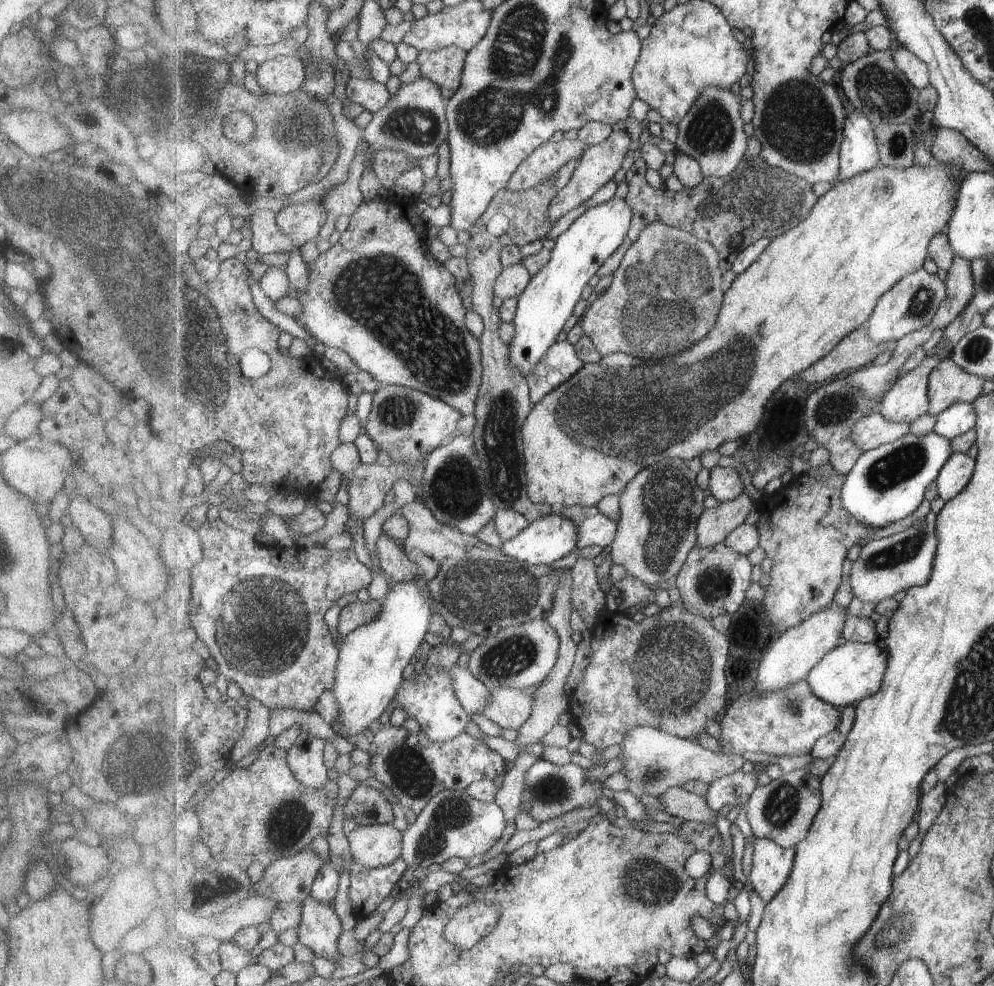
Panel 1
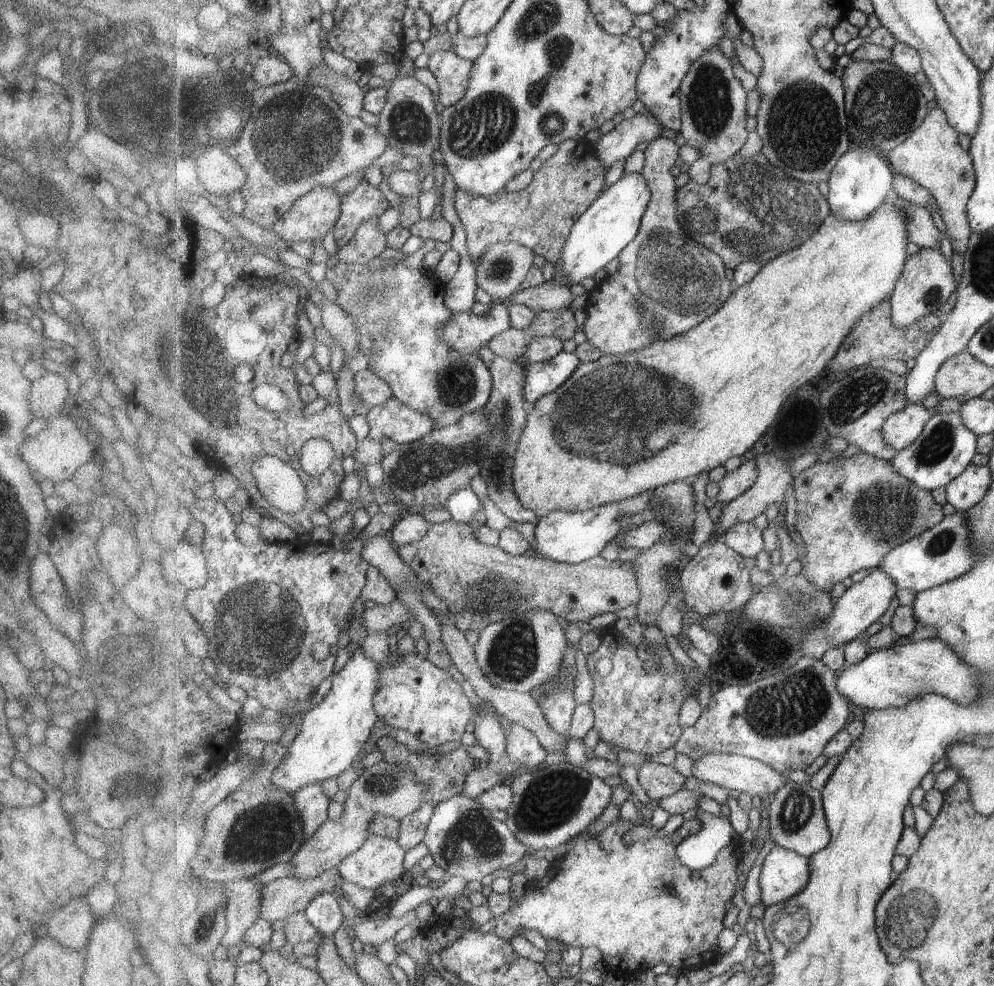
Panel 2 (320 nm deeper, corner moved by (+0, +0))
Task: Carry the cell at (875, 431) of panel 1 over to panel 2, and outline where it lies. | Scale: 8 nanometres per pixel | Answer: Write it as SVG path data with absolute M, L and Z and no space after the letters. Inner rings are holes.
M909 403L902 411L892 414L884 424L885 440L898 451L911 446L922 435L934 412L921 403Z

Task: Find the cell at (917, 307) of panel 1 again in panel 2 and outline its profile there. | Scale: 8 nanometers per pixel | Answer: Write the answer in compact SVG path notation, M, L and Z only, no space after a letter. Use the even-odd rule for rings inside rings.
M924 248L914 255L909 255L903 274L890 296L893 322L899 328L907 328L928 314L940 314L939 308L957 289L958 283L953 274L953 264L940 249Z

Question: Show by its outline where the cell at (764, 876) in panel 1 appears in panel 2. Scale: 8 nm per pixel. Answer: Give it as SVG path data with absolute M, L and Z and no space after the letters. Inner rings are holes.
M775 846L765 857L760 876L762 902L770 907L803 892L809 884L811 871L809 857Z

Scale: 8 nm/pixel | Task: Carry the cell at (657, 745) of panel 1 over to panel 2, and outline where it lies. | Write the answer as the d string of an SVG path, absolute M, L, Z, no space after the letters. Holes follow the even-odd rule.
M711 753L696 761L693 775L705 782L712 782L713 786L724 787L727 791L737 790L757 797L768 795L770 799L775 796L781 786L792 780L792 776L778 773L771 765L759 759L717 753Z

